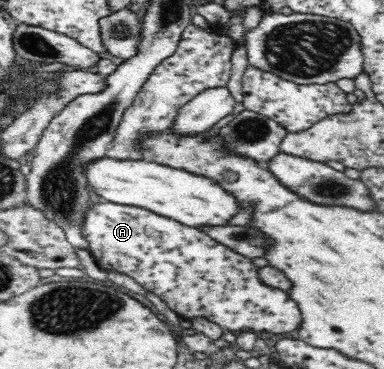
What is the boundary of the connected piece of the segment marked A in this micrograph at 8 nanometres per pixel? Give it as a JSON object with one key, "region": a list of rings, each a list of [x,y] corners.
{"region":[[[104,202],[92,204],[84,216],[80,231],[82,239],[88,243],[87,250],[102,268],[114,268],[122,274],[129,275],[146,291],[158,294],[181,317],[188,319],[203,316],[225,331],[264,330],[282,334],[296,331],[300,326],[300,309],[286,291],[266,286],[258,279],[259,268],[252,264],[248,257],[216,242],[198,227],[186,226],[136,206]]]}

